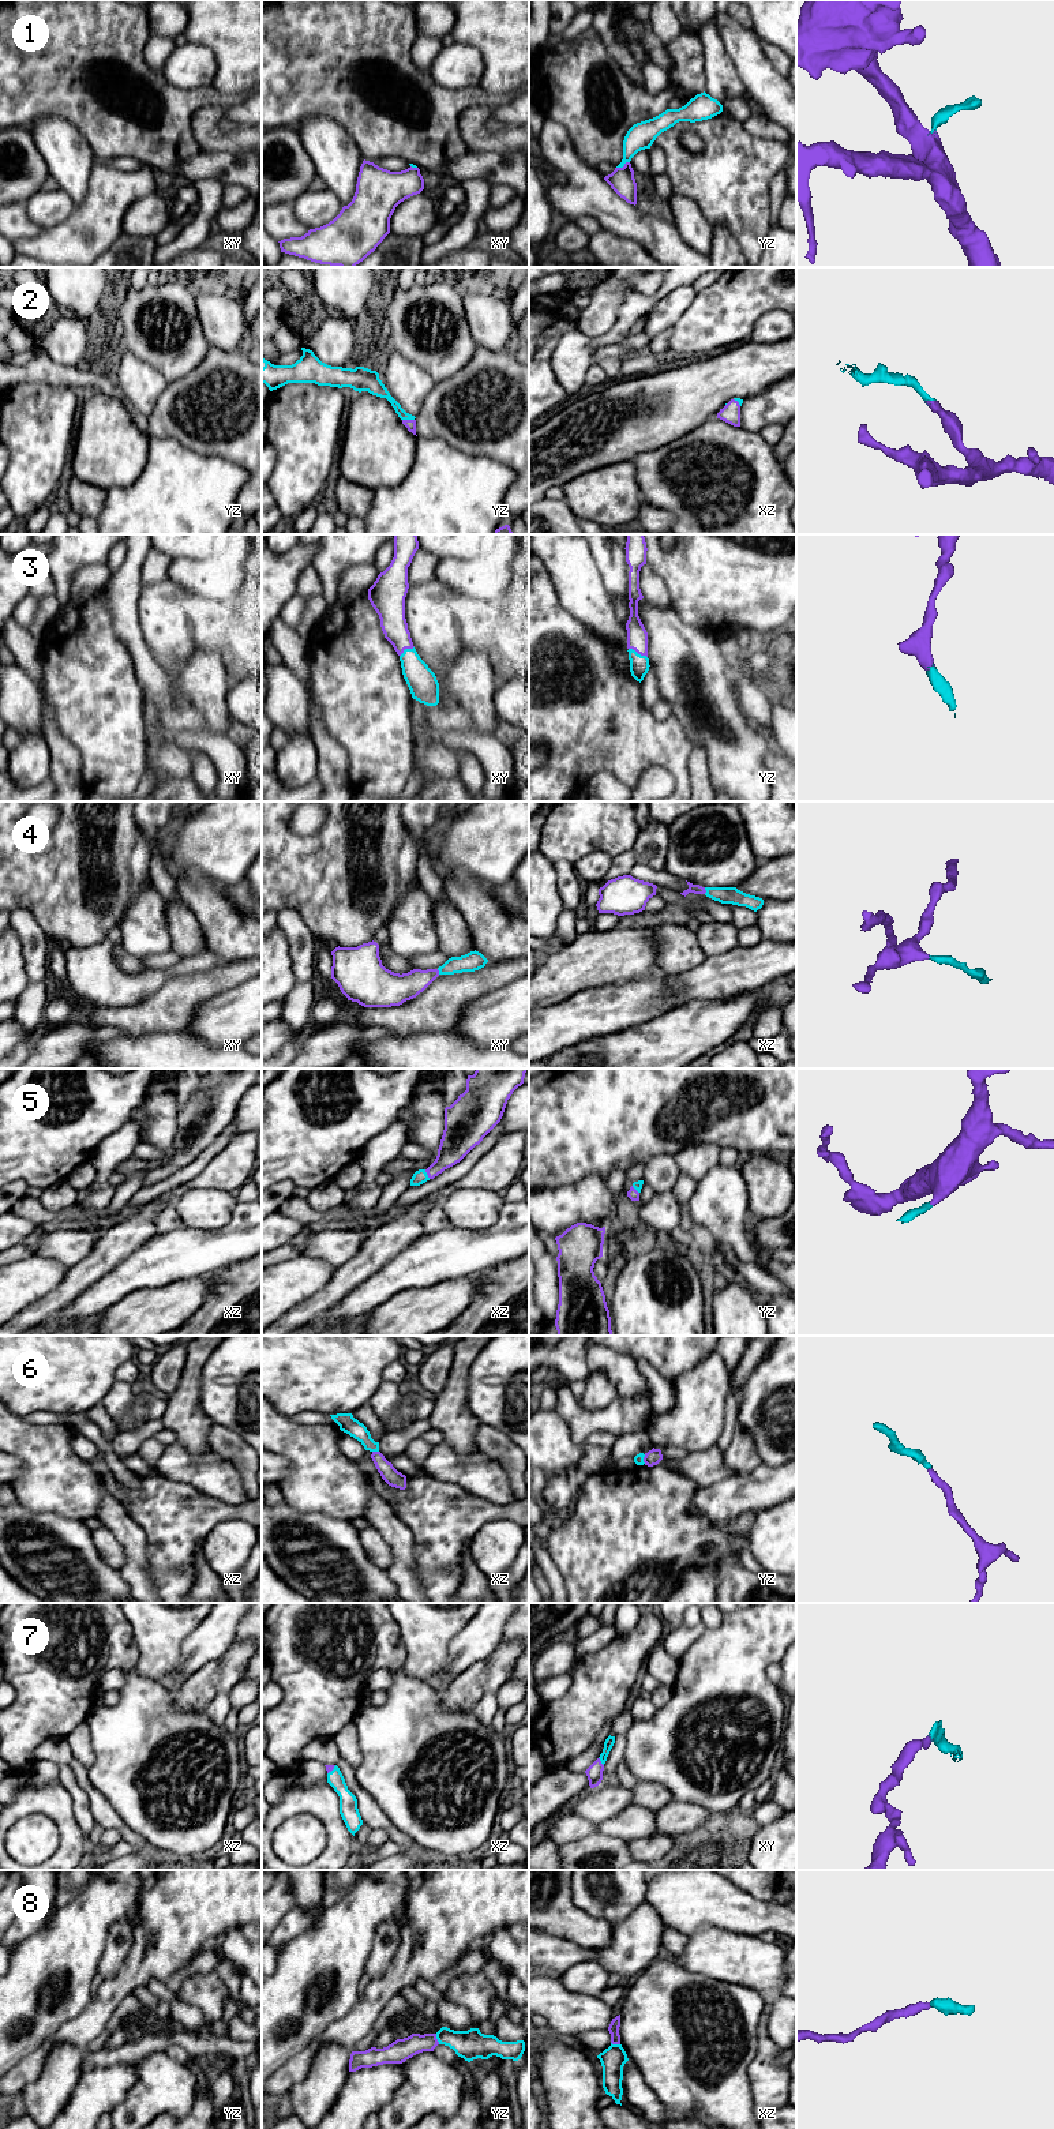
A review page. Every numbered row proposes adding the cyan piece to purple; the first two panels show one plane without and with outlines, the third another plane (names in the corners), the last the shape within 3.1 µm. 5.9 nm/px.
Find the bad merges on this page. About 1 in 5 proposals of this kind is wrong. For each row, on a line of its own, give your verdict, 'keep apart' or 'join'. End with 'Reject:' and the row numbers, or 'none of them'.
1: join
2: join
3: join
4: join
5: join
6: join
7: join
8: join
Reject: none of them

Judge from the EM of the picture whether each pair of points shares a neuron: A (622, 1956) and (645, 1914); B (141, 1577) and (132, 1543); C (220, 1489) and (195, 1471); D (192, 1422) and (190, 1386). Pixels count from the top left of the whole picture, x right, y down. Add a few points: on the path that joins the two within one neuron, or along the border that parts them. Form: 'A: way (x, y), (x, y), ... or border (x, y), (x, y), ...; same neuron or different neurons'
A: way (633, 1945), (644, 1925); same neuron
B: way (135, 1569), (135, 1551); same neuron
C: way (214, 1483), (201, 1472); same neuron
D: way (190, 1414), (190, 1395); same neuron

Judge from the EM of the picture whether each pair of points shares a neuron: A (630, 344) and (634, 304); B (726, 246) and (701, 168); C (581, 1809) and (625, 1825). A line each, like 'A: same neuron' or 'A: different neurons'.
A: different neurons
B: different neurons
C: different neurons

